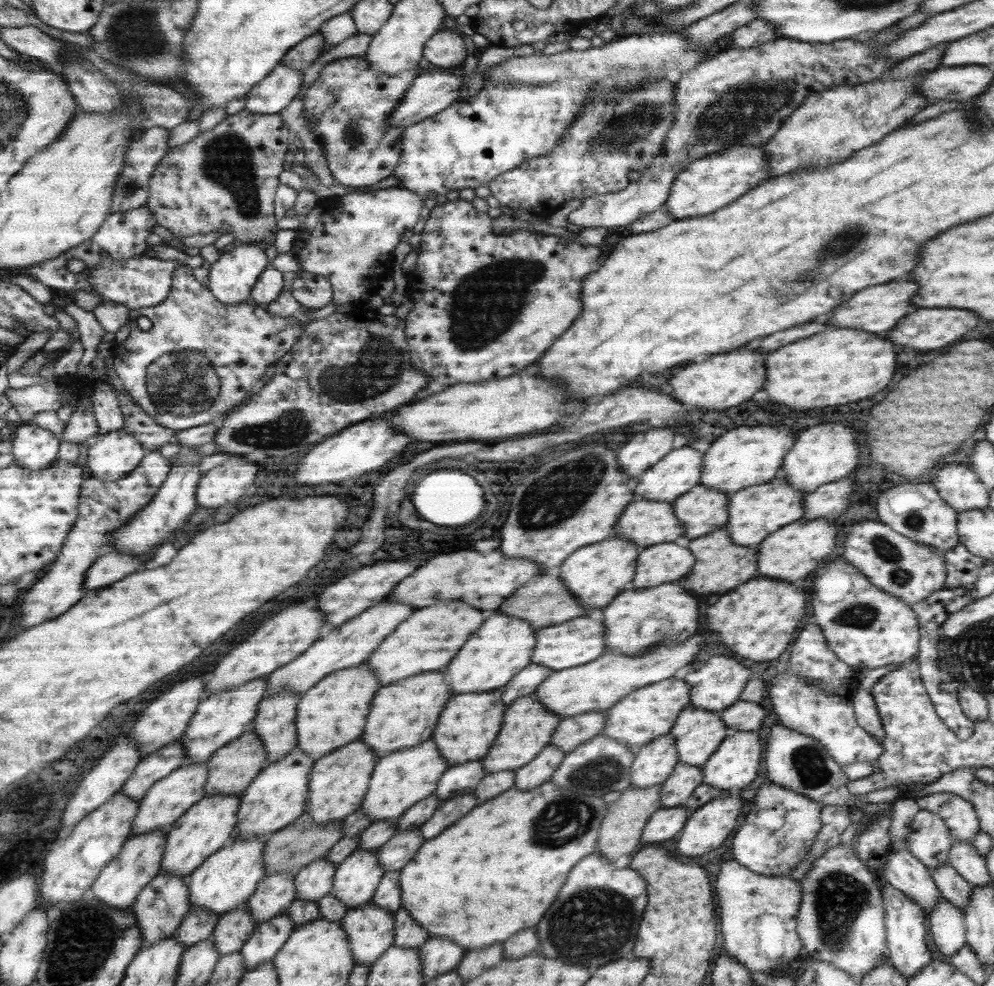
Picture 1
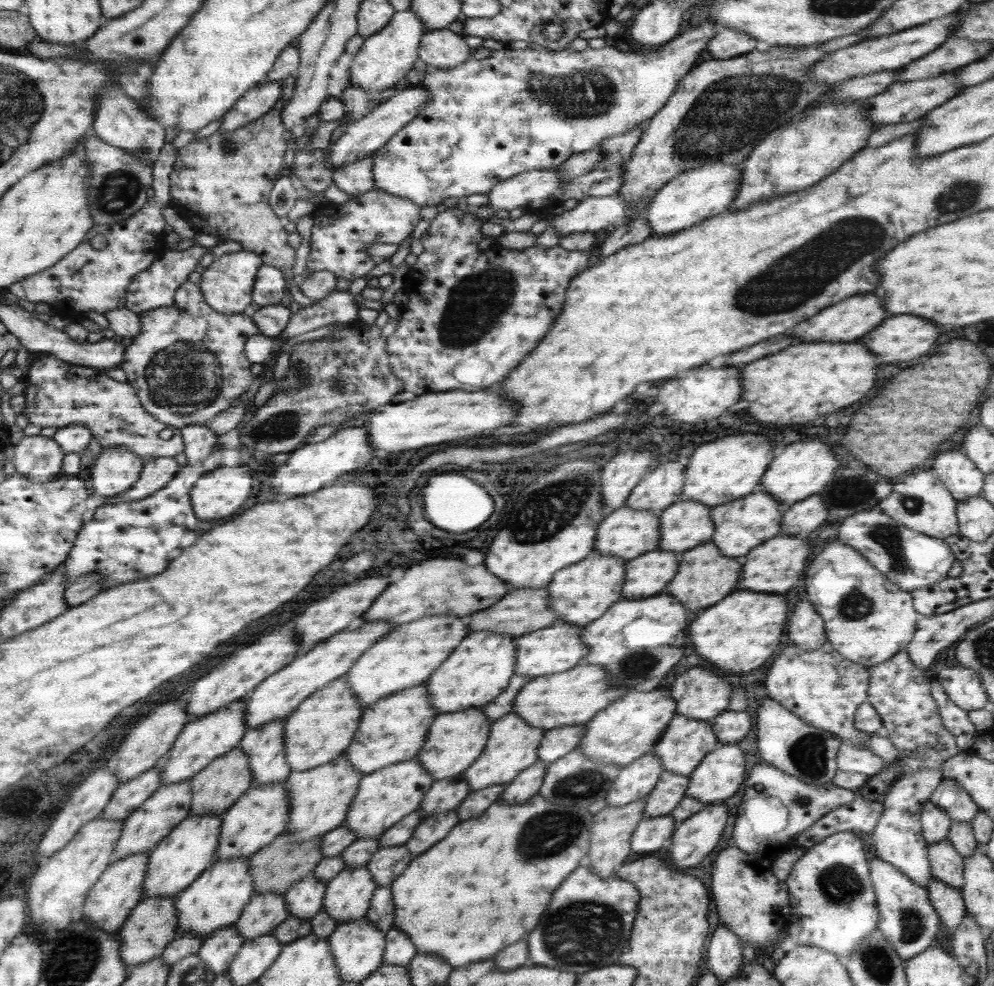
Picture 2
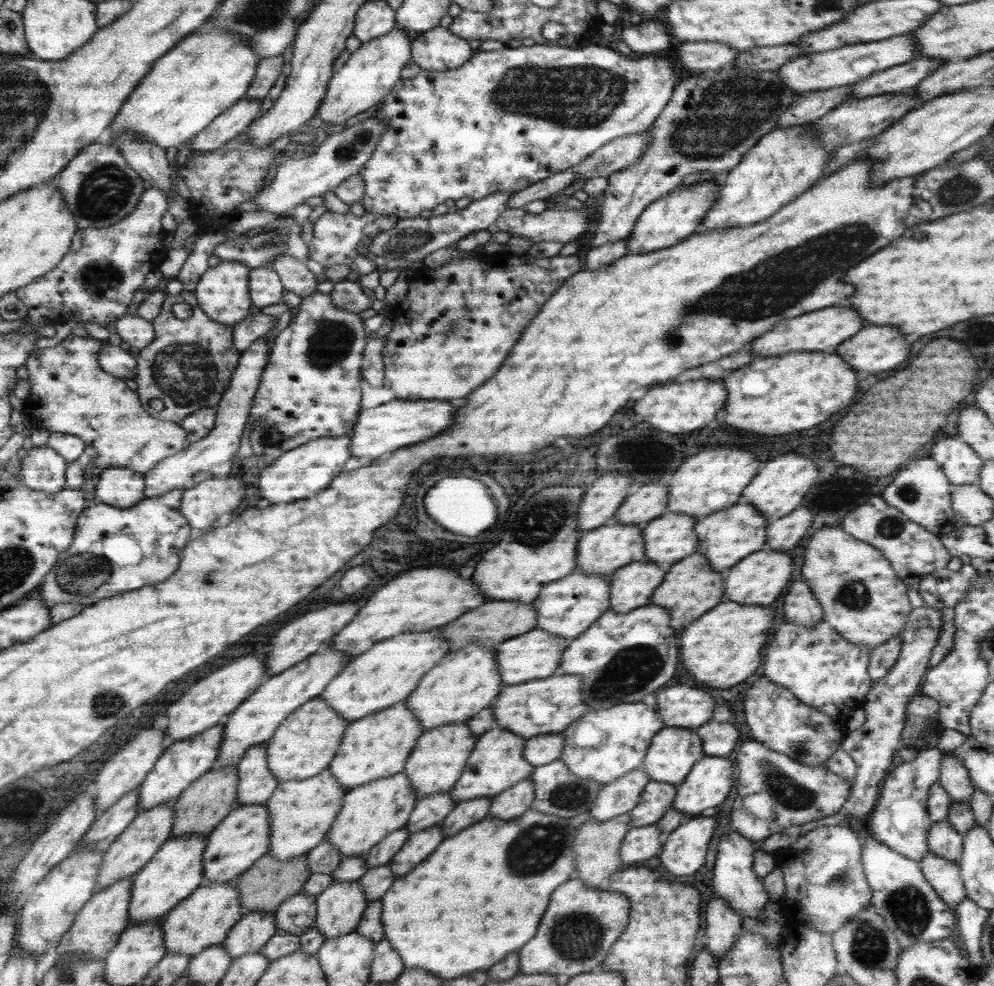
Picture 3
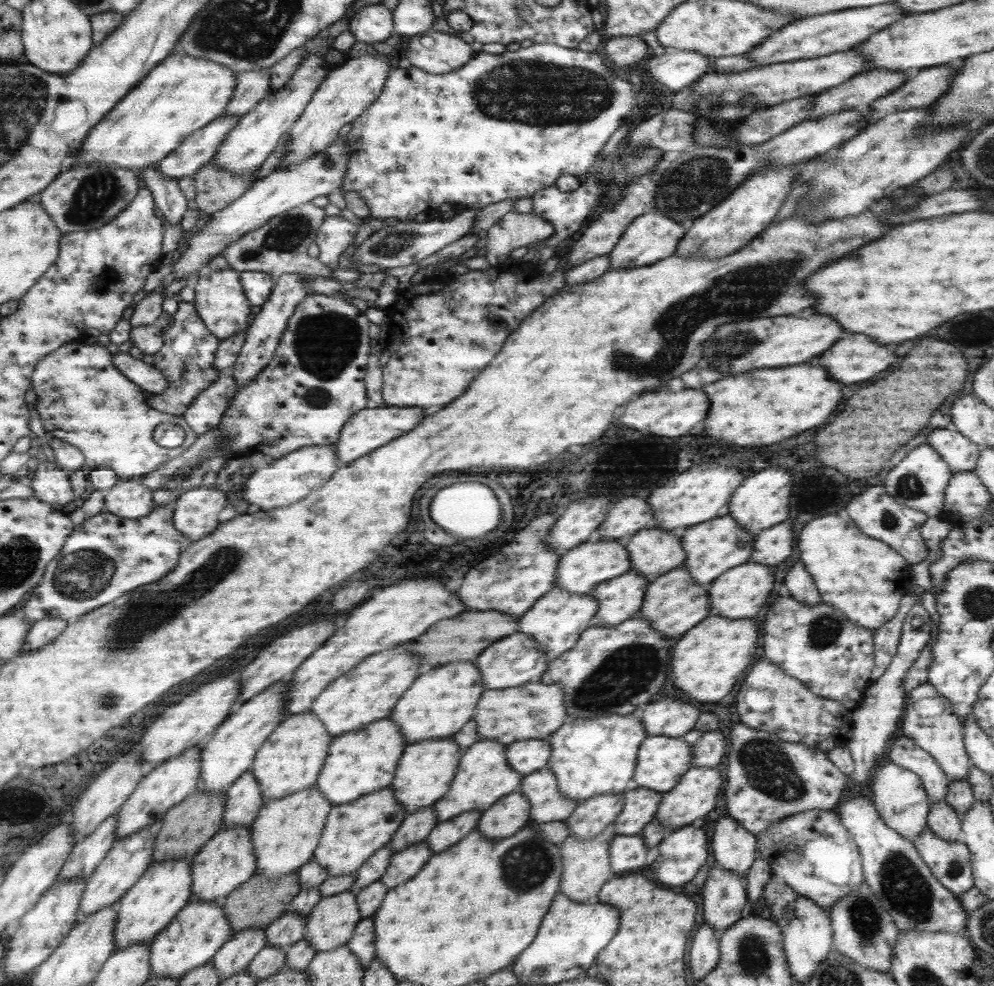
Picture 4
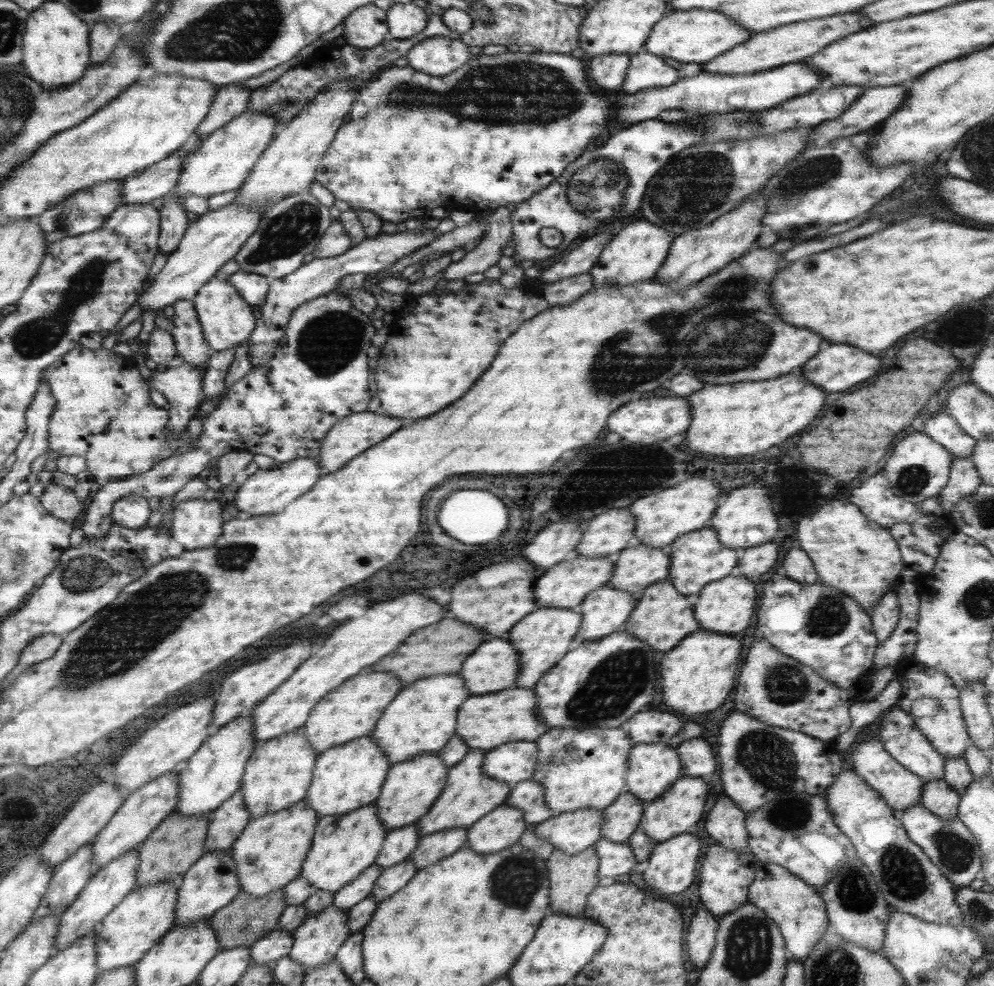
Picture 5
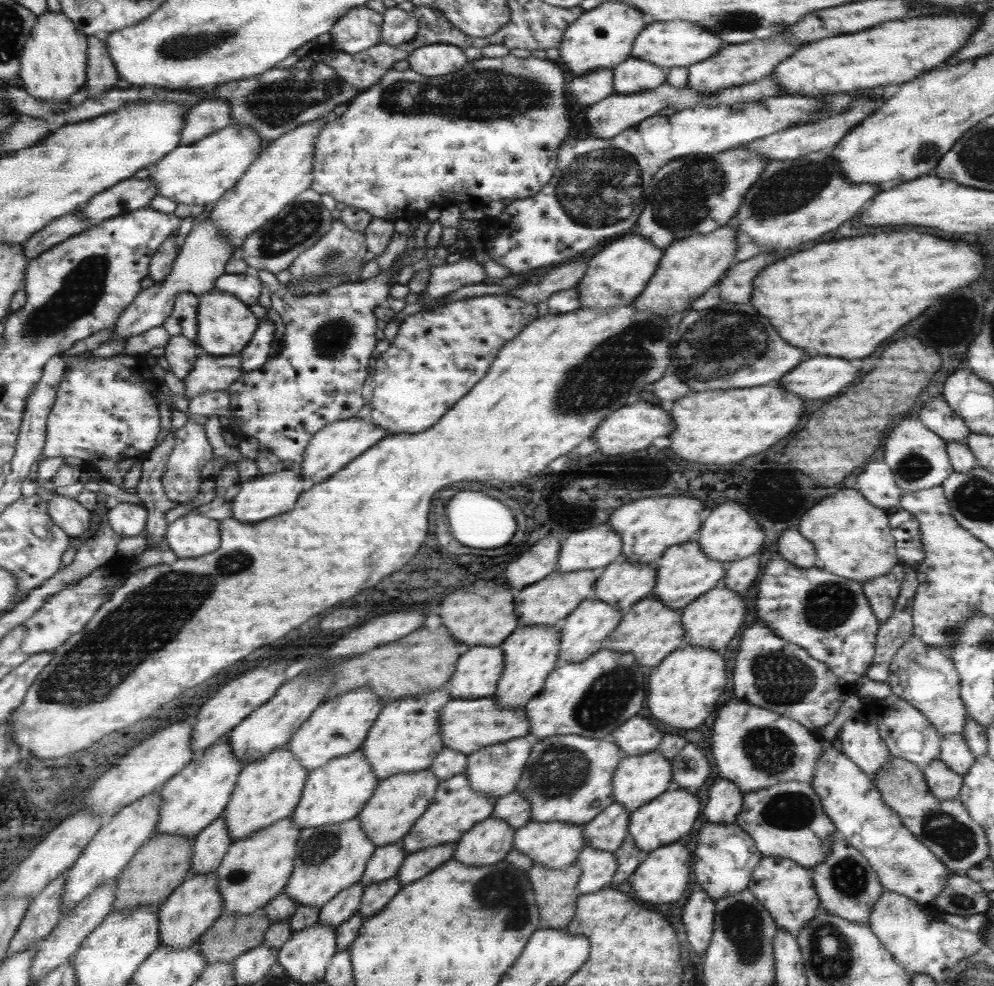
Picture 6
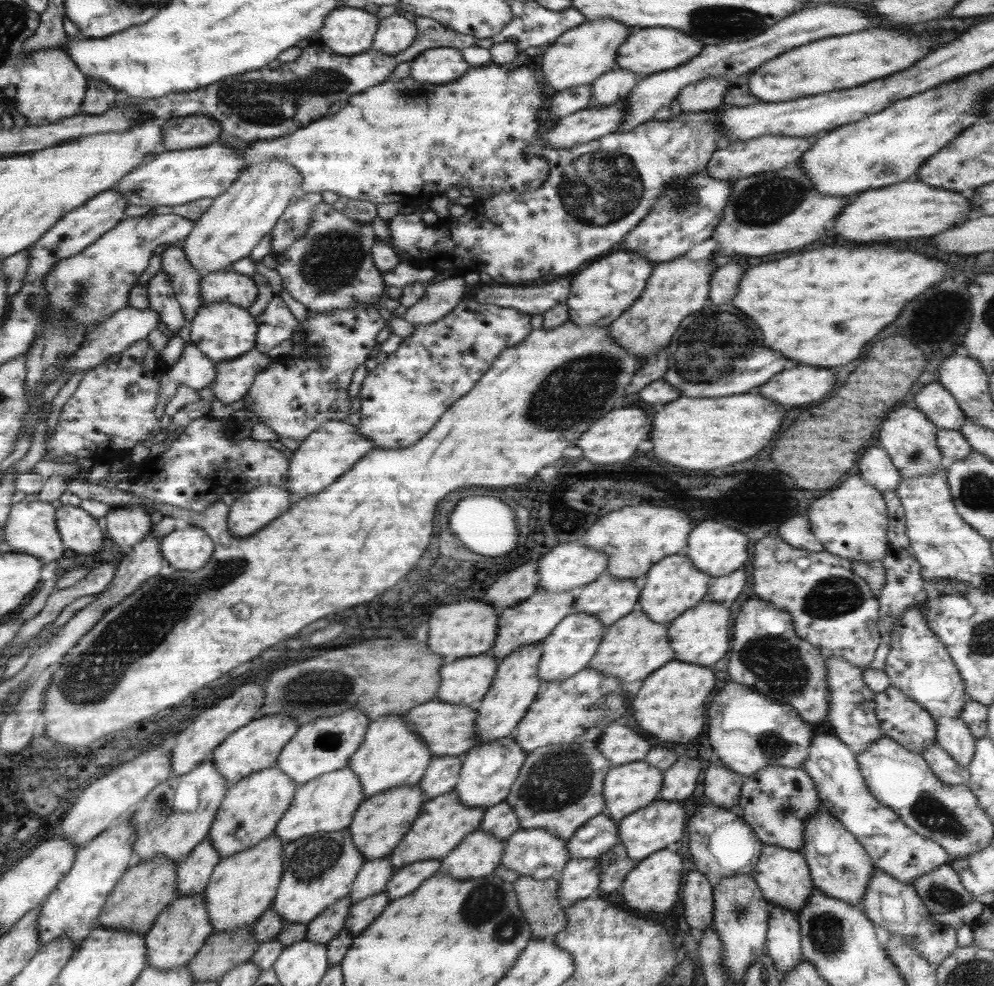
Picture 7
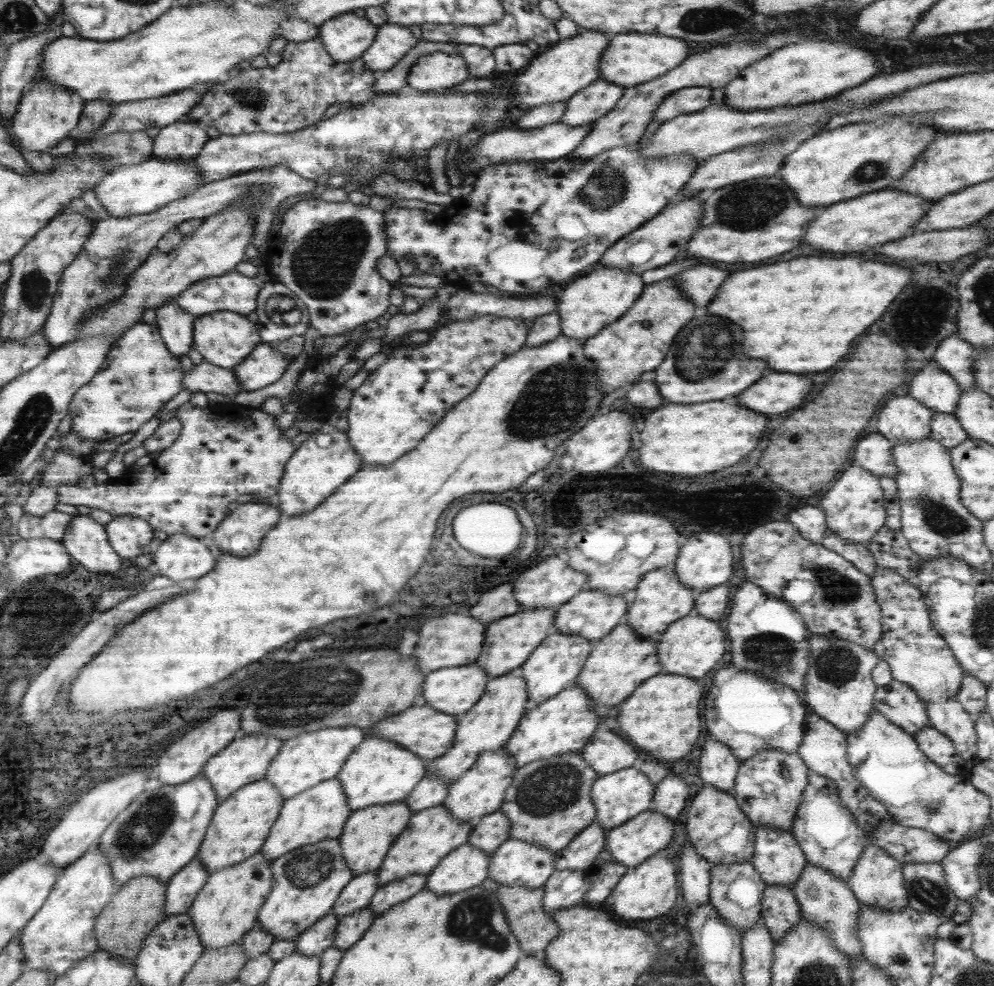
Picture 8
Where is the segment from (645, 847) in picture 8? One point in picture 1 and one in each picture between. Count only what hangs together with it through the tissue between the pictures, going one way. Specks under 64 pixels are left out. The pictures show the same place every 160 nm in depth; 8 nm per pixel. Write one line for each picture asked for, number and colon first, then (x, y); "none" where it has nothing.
1: (733, 765)
2: (721, 771)
3: (708, 782)
4: (693, 796)
5: (679, 807)
6: (663, 820)
7: (647, 830)

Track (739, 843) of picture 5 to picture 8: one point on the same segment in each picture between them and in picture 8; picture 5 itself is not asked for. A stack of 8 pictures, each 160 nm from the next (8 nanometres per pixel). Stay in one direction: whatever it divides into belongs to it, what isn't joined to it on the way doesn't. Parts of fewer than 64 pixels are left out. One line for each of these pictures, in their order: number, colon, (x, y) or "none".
6: (724, 799)
7: (722, 786)
8: (717, 766)

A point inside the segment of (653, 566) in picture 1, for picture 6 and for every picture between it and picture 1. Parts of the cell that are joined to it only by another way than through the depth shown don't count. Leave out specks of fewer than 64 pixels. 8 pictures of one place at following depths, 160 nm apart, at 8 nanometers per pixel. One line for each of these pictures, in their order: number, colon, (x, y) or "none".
2: (645, 575)
3: (630, 586)
4: (619, 598)
5: (604, 610)
6: (583, 631)

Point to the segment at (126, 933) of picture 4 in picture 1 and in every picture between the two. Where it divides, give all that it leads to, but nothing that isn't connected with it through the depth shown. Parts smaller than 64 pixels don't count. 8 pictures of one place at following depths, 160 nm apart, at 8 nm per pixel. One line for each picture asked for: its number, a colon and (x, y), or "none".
1: (208, 824)
2: (189, 847)
3: (174, 871)

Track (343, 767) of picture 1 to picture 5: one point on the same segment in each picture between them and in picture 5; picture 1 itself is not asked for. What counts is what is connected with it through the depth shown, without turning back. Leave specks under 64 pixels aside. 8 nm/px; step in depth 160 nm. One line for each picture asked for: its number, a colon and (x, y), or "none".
2: (318, 798)
3: (300, 812)
4: (284, 833)
5: (268, 853)

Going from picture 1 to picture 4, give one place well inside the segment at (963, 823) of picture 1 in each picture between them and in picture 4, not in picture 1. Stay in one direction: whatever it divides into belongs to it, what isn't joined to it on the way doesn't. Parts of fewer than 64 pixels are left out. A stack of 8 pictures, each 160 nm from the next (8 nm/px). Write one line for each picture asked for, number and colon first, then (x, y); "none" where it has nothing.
2: (952, 799)
3: (953, 777)
4: (941, 736)

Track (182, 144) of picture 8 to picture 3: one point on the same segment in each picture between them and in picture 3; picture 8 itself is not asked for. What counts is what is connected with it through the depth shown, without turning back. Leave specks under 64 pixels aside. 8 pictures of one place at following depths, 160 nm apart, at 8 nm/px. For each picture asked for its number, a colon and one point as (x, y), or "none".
3: (267, 69)
4: (251, 86)
5: (230, 100)
6: (208, 115)
7: (195, 131)

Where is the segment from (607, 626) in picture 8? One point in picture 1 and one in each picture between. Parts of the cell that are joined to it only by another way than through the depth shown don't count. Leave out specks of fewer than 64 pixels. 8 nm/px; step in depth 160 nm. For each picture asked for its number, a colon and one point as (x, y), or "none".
1: (701, 510)
2: (686, 523)
3: (668, 538)
4: (651, 552)
5: (635, 567)
6: (621, 583)
7: (607, 598)

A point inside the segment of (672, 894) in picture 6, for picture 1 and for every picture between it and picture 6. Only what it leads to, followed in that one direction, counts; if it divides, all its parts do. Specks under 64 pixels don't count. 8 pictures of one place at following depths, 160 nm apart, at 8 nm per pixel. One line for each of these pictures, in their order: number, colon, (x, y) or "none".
1: (705, 828)
2: (692, 839)
3: (684, 849)
4: (682, 851)
5: (670, 869)

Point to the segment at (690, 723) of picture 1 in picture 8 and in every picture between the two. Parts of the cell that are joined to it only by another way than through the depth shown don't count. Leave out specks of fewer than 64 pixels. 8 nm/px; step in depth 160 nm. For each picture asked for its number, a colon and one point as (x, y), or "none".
2: (685, 741)
3: (672, 751)
4: (660, 761)
5: (652, 768)
6: (636, 780)
7: (627, 787)
8: (618, 796)

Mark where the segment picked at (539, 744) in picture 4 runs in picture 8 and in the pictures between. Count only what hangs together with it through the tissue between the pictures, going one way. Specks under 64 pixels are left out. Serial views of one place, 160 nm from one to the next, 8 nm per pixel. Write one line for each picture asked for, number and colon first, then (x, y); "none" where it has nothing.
5: (512, 762)
6: (494, 770)
7: (487, 771)
8: (479, 790)

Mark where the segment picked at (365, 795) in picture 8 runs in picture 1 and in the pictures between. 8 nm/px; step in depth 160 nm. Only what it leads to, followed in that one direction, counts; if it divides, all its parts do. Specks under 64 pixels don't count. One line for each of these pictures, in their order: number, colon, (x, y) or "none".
1: (503, 645)
2: (477, 670)
3: (465, 680)
4: (441, 699)
5: (421, 718)
6: (405, 737)
7: (390, 755)

